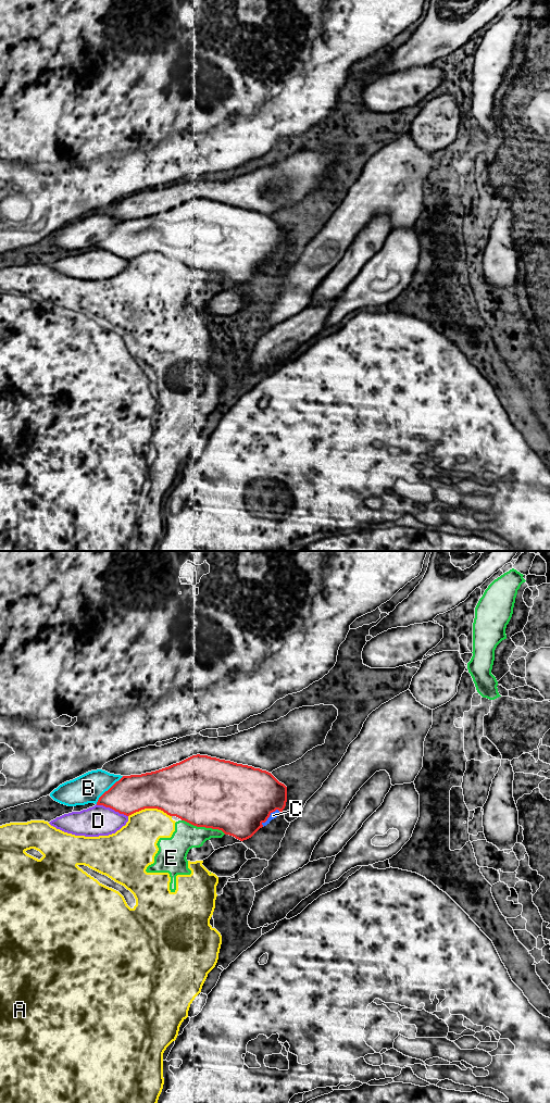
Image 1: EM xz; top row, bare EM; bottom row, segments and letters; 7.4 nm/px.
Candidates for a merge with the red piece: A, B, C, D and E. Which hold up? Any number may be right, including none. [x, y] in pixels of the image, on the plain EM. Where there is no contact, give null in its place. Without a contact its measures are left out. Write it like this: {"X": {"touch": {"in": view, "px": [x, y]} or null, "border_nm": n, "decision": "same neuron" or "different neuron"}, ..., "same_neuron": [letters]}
{"A": {"touch": {"in": "xz", "px": [149, 251]}, "border_nm": 320, "decision": "different neuron"}, "B": {"touch": {"in": "xz", "px": [109, 233]}, "border_nm": 300, "decision": "different neuron"}, "C": {"touch": {"in": "xz", "px": [270, 258]}, "border_nm": 180, "decision": "same neuron"}, "D": {"touch": {"in": "xz", "px": [112, 252]}, "border_nm": 260, "decision": "different neuron"}, "E": {"touch": {"in": "xz", "px": [203, 270]}, "border_nm": 340, "decision": "different neuron"}, "same_neuron": ["C"]}

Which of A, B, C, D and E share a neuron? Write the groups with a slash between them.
A E / B / C / D

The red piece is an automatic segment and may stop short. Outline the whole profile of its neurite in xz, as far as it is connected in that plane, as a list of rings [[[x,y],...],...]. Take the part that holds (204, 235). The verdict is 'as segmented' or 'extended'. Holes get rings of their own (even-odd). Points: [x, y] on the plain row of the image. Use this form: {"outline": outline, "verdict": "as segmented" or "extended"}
{"outline": [[[197,198],[155,215],[123,220],[99,241],[97,249],[110,251],[126,260],[145,252],[158,252],[193,270],[218,273],[225,278],[243,285],[276,262],[285,252],[286,246],[287,230],[271,216],[252,210]]], "verdict": "extended"}

